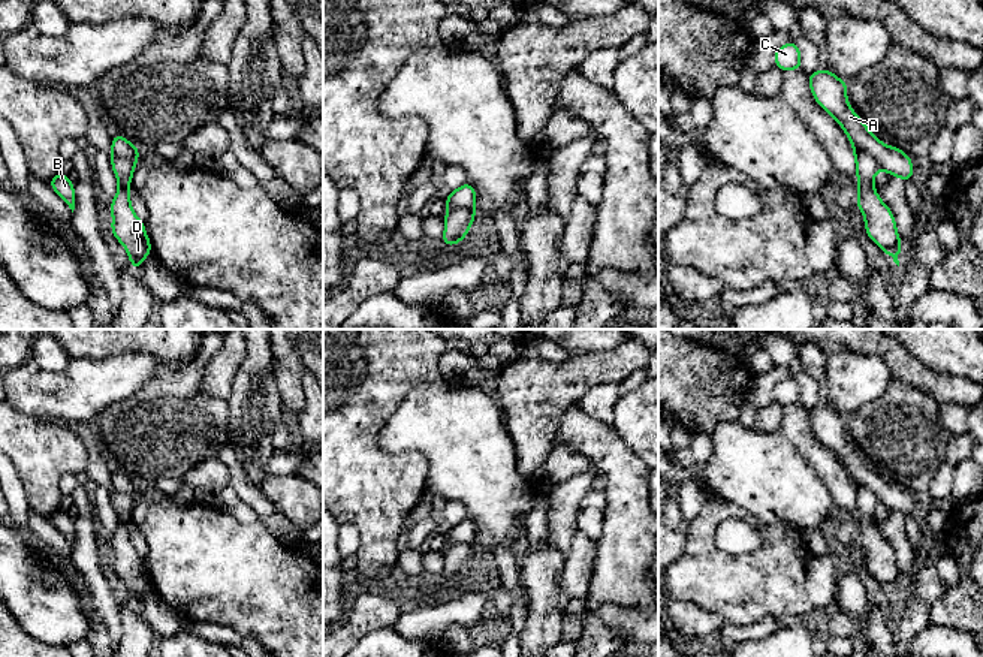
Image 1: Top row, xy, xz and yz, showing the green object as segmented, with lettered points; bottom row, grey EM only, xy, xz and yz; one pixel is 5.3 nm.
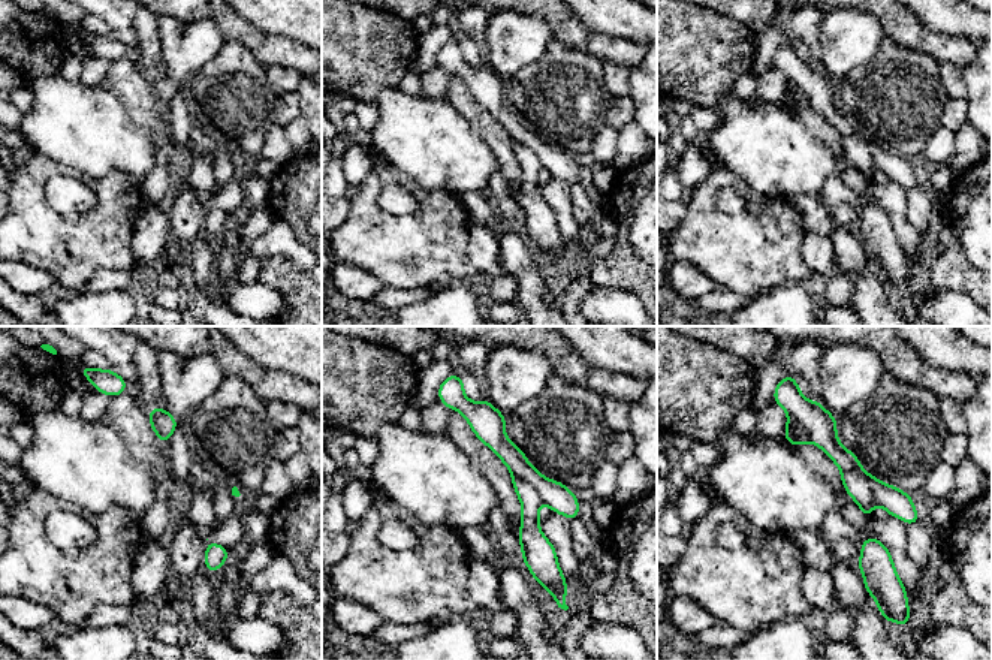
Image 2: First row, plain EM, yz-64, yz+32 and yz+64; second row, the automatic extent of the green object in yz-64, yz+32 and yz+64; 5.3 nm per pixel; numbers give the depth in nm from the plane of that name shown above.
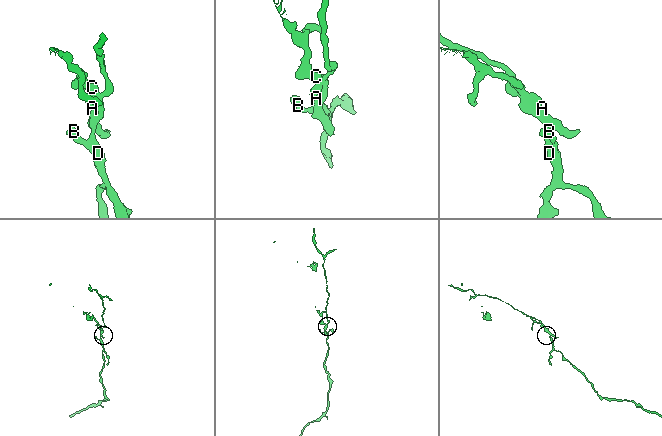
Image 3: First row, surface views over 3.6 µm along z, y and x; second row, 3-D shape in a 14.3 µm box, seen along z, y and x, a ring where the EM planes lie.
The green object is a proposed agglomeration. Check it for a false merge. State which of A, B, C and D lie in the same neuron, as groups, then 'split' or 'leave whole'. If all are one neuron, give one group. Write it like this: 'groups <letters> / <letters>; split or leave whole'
groups A C / B D; split

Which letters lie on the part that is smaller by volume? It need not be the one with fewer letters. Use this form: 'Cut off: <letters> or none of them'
Cut off: A, C

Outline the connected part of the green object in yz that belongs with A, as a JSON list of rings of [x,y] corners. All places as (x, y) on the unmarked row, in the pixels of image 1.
[[[829,404],[806,410],[815,437],[839,458],[851,480],[869,488],[889,510],[899,512],[905,518],[911,516],[914,501],[910,491],[878,476],[863,459],[847,437],[847,416],[839,415]]]

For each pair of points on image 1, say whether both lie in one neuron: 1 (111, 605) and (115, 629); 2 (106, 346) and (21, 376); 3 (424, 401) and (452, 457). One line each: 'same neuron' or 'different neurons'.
1: same neuron
2: different neurons
3: same neuron

